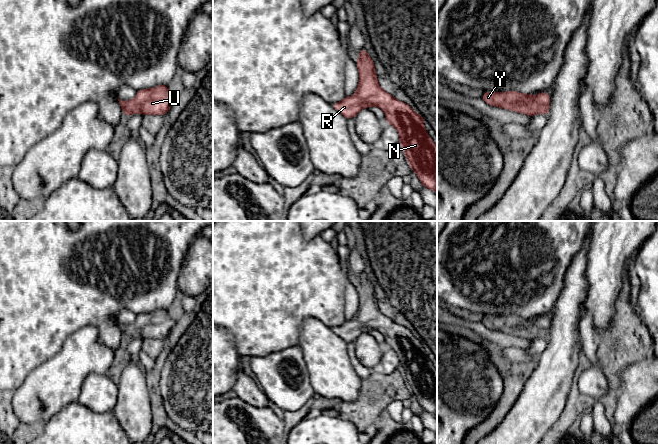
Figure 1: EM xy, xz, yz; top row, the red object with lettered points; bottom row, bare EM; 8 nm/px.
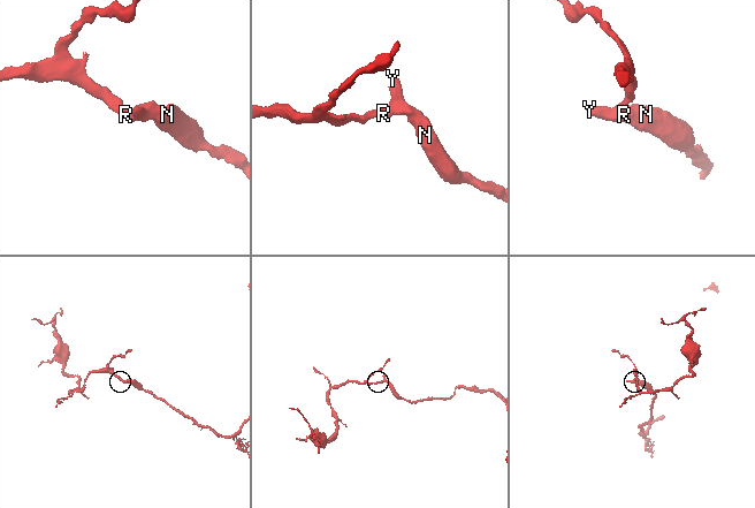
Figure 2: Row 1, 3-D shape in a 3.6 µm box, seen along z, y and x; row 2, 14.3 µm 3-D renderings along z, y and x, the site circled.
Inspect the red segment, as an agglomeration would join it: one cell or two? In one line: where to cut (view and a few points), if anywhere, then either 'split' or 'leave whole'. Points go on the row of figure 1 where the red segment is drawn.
no cut; leave whole

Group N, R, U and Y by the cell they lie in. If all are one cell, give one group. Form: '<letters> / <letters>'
N R U Y

